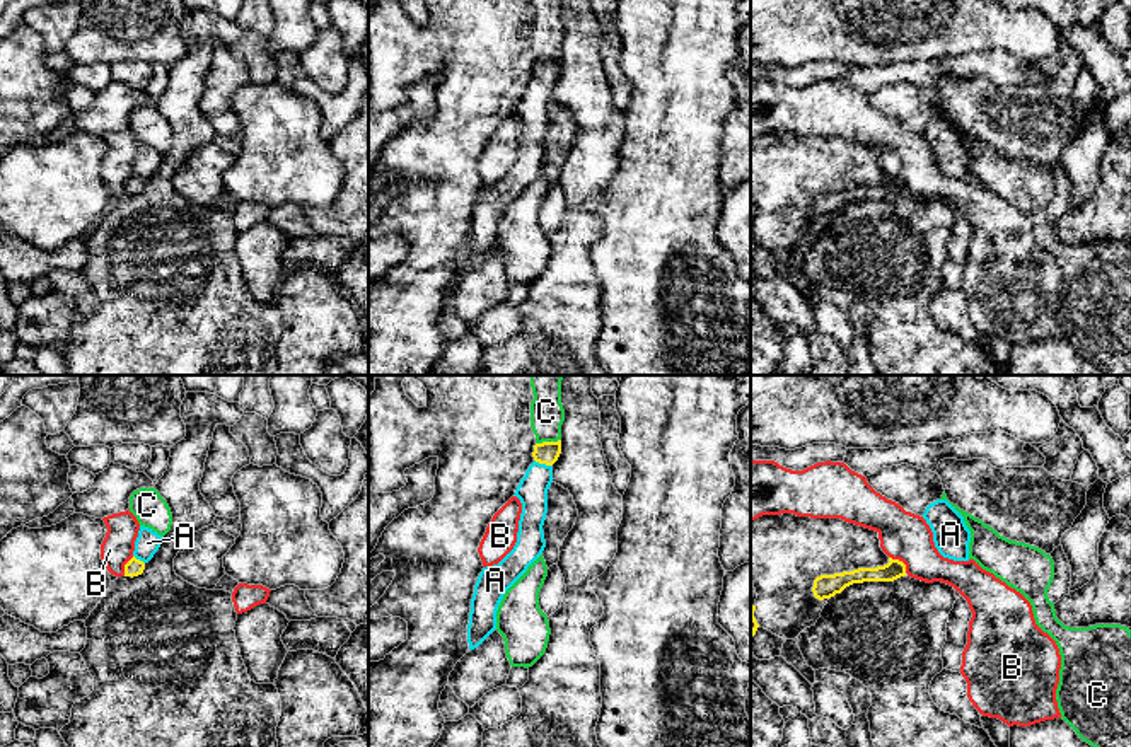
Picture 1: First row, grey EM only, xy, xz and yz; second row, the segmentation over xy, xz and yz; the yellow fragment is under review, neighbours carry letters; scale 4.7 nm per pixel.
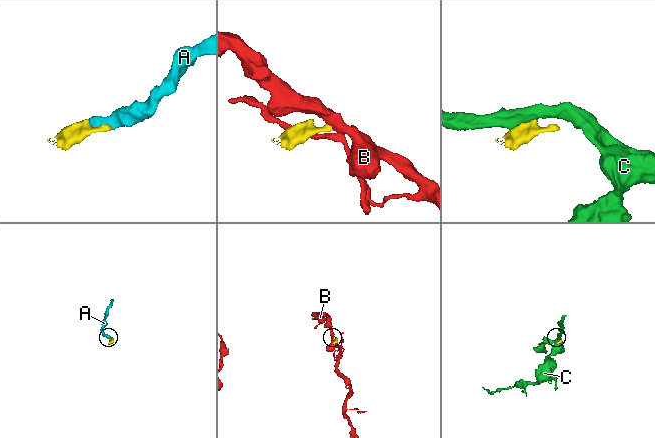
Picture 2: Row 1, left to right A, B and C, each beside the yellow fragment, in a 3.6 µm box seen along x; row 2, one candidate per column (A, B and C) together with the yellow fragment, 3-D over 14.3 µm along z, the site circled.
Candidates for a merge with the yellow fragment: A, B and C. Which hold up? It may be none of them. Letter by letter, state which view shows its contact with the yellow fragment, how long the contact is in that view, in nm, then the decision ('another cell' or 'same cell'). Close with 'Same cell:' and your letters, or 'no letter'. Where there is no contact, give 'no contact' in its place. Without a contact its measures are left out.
A: contact in xz; length 90 nm; same cell
B: contact in yz; length 120 nm; another cell
C: contact in xz; length 120 nm; another cell
Same cell: A

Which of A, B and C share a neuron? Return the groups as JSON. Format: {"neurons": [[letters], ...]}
{"neurons": [["A"], ["B"], ["C"]]}

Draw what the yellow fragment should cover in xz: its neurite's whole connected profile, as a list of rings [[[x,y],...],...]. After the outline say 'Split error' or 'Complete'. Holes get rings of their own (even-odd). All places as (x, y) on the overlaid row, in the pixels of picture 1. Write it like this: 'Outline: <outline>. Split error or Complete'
Outline: [[[561,440],[534,445],[534,462],[513,495],[522,503],[517,542],[498,565],[483,568],[474,585],[467,624],[469,650],[478,648],[496,629],[496,611],[505,592],[546,547],[542,525],[548,513],[548,489],[553,483],[551,466],[560,454]]]. Split error

